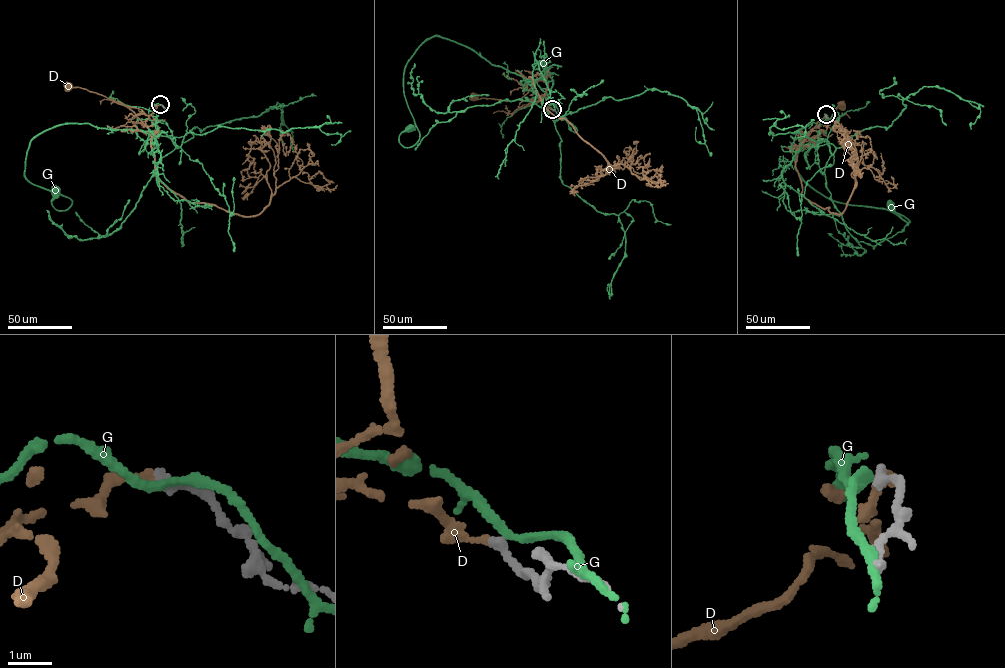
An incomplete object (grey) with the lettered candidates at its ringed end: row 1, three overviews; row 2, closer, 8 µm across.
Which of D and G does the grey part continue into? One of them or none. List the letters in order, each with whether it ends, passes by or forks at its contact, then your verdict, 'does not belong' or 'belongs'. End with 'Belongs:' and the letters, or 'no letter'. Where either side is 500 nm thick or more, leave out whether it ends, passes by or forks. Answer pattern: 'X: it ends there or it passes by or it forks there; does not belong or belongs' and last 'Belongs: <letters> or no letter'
D: it passes by; belongs
G: it passes by; does not belong
Belongs: D

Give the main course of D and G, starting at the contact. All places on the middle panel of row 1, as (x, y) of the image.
D: (552, 109), (547, 107), (549, 102), (543, 95), (548, 85), (541, 75), (518, 99), (507, 101), (472, 96)
G: (552, 109), (541, 100), (550, 72), (528, 81), (435, 35), (405, 67), (419, 136), (403, 147), (411, 127)

